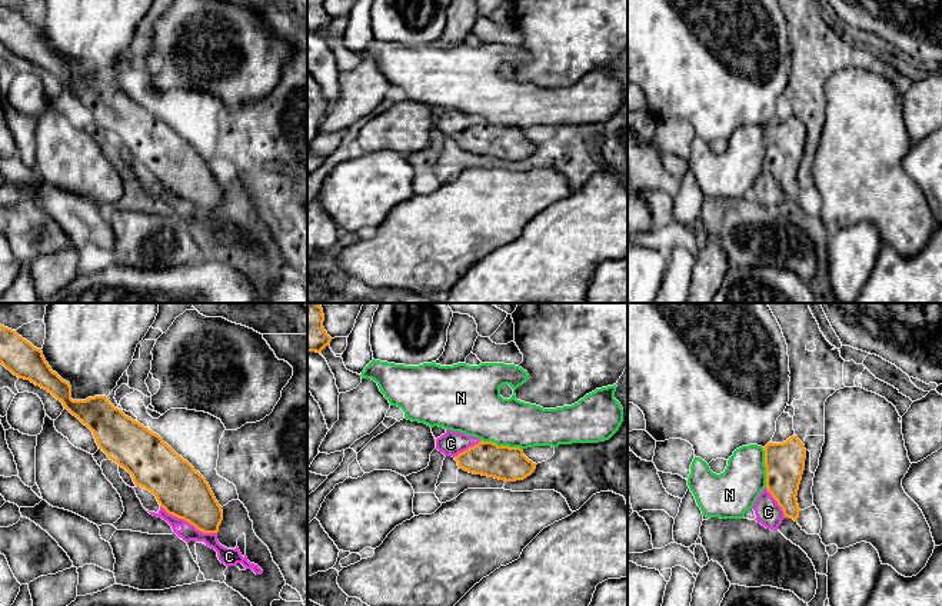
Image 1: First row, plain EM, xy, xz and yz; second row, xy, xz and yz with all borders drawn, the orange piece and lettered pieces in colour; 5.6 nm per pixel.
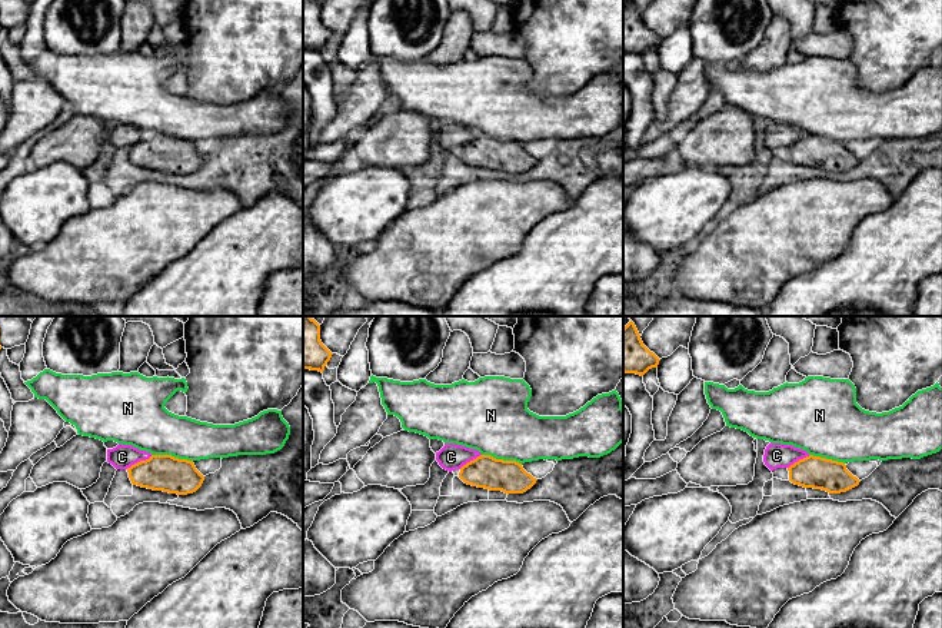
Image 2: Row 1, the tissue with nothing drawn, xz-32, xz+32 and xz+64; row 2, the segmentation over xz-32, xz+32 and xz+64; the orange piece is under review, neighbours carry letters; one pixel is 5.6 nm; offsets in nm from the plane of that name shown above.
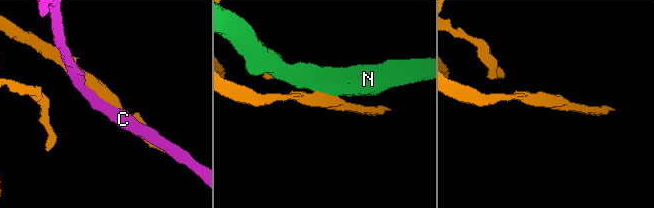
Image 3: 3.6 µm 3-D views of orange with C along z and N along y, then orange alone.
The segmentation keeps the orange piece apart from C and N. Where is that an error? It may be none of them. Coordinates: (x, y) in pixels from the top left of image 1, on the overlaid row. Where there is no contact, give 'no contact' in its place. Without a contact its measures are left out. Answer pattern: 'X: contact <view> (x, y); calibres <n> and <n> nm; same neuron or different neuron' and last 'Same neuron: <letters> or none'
C: contact xy (189, 522); calibres 280 and 90 nm; same neuron
N: contact xz (502, 446); calibres 190 and 300 nm; different neuron
Same neuron: C

